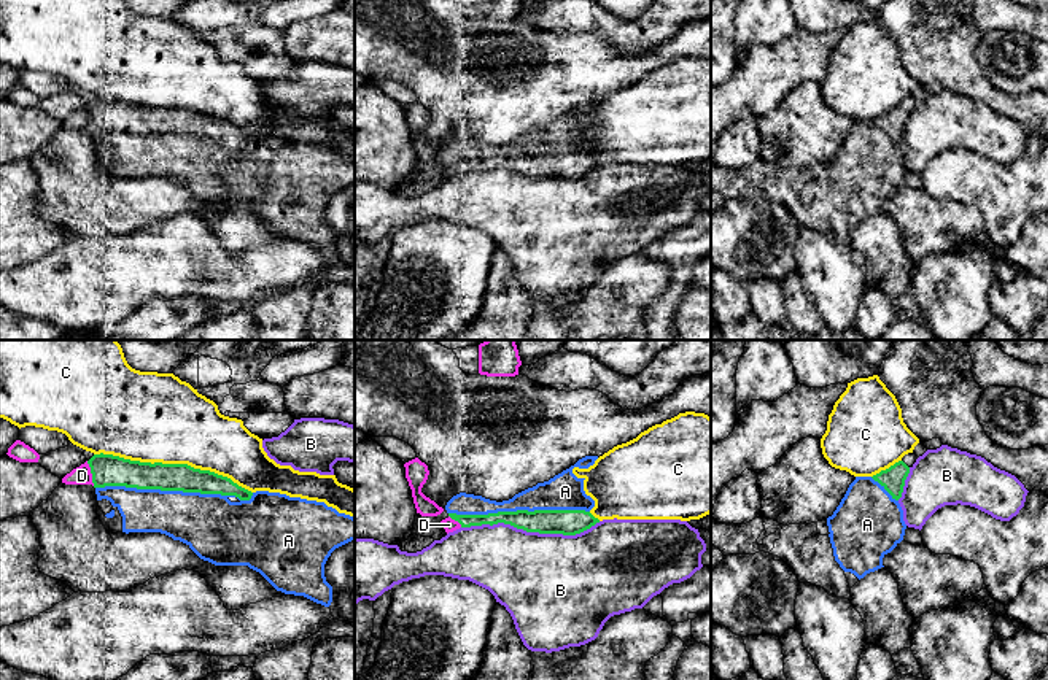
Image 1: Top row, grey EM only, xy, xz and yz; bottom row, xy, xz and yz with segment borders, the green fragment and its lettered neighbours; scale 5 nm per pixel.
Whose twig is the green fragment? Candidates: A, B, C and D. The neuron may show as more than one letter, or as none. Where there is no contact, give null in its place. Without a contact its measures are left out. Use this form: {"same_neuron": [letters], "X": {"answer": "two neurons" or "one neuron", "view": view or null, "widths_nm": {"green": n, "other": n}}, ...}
{"same_neuron": ["A"], "A": {"answer": "one neuron", "view": "xy", "widths_nm": {"green": 140, "other": 300}}, "B": {"answer": "two neurons", "view": "xz", "widths_nm": {"green": 130, "other": 460}}, "C": {"answer": "two neurons", "view": "xy", "widths_nm": {"green": 140, "other": 440}}, "D": {"answer": "two neurons", "view": "xy", "widths_nm": {"green": 160, "other": 100}}}

